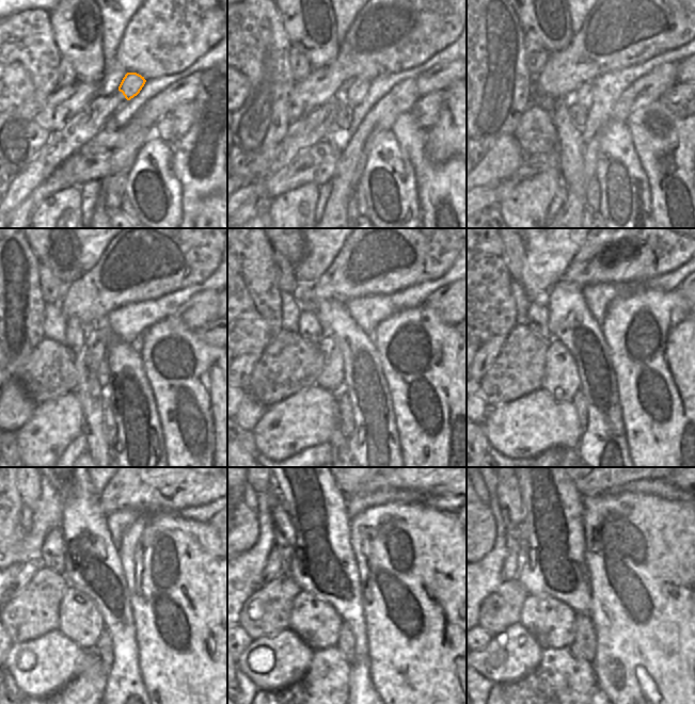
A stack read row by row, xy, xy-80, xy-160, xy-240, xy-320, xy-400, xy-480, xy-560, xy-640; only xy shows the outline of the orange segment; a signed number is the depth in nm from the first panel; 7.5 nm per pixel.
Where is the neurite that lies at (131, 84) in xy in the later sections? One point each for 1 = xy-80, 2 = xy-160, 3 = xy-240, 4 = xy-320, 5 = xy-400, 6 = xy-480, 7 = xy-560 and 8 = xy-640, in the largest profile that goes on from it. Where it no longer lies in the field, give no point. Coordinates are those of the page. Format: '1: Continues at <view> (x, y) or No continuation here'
1: Continues at xy-80 (358, 91)
2: Continues at xy-160 (583, 96)
3: Continues at xy-240 (97, 342)
4: Continues at xy-320 (330, 379)
5: Continues at xy-400 (561, 379)
6: Continues at xy-480 (79, 619)
7: Continues at xy-560 (317, 624)
8: Continues at xy-640 (552, 623)

